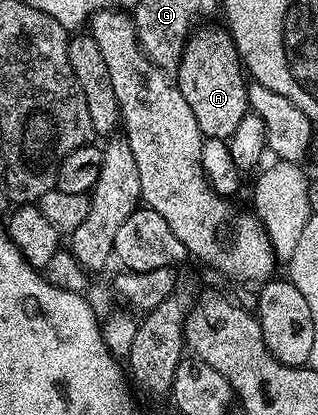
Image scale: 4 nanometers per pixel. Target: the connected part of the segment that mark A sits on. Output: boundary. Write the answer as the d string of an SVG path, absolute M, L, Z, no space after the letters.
M212 24L201 25L188 35L188 43L184 45L180 63L174 71L174 81L186 104L190 104L190 112L194 112L194 120L198 120L198 128L205 139L228 140L244 114L249 113L249 83L232 35L223 25L208 25Z

